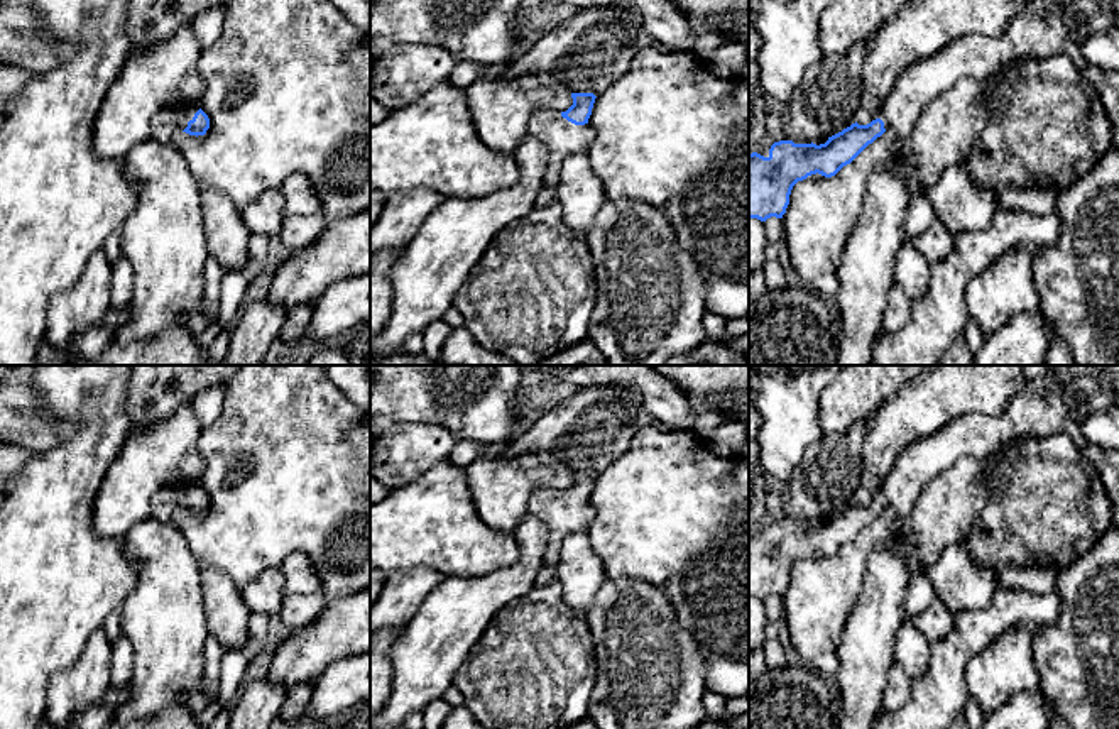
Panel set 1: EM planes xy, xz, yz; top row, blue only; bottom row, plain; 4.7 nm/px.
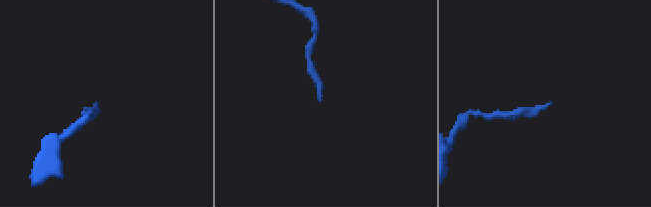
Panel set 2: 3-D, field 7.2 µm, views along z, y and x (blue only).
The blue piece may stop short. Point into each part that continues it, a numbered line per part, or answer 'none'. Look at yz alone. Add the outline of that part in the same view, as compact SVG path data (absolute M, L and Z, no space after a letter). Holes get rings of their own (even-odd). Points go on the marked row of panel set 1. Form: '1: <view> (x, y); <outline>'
1: yz (1042, 27); M1033 0L1026 3L1016 20L996 39L967 34L950 42L931 58L909 66L892 88L879 112L886 132L894 135L894 152L918 127L926 107L947 93L960 78L985 79L1011 61L1046 59L1060 54L1065 41L1080 42L1092 34L1116 25L1111 0Z

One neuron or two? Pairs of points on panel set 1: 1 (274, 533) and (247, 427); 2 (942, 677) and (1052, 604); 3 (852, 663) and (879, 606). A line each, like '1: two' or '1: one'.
1: one
2: one
3: one

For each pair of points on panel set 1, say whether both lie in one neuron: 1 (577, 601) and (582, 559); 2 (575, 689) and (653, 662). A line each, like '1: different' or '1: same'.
1: same
2: different

